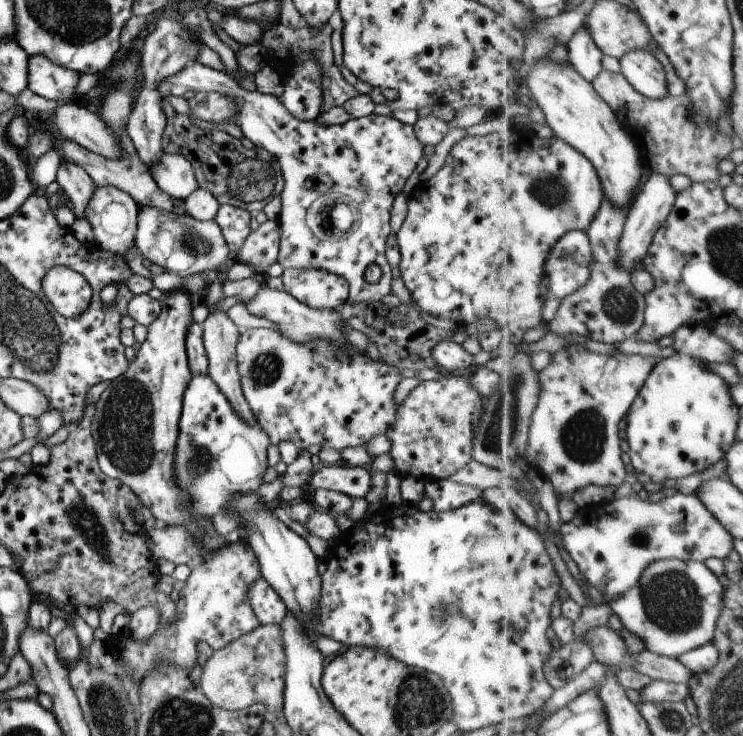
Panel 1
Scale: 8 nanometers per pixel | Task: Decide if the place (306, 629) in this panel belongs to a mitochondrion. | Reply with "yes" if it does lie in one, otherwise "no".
no

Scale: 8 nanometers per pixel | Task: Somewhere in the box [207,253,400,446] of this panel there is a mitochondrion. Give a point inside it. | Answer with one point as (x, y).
(265, 371)

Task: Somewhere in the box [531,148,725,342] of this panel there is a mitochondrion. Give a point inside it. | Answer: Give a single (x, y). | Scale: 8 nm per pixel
(619, 304)

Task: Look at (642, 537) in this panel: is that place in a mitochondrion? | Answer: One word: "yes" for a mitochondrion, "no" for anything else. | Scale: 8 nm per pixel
yes

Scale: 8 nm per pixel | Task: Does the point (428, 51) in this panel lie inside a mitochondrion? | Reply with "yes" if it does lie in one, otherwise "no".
no

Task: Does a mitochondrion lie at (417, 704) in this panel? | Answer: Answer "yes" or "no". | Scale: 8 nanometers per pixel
yes

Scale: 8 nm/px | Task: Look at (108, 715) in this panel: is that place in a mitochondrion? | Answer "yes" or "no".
yes

